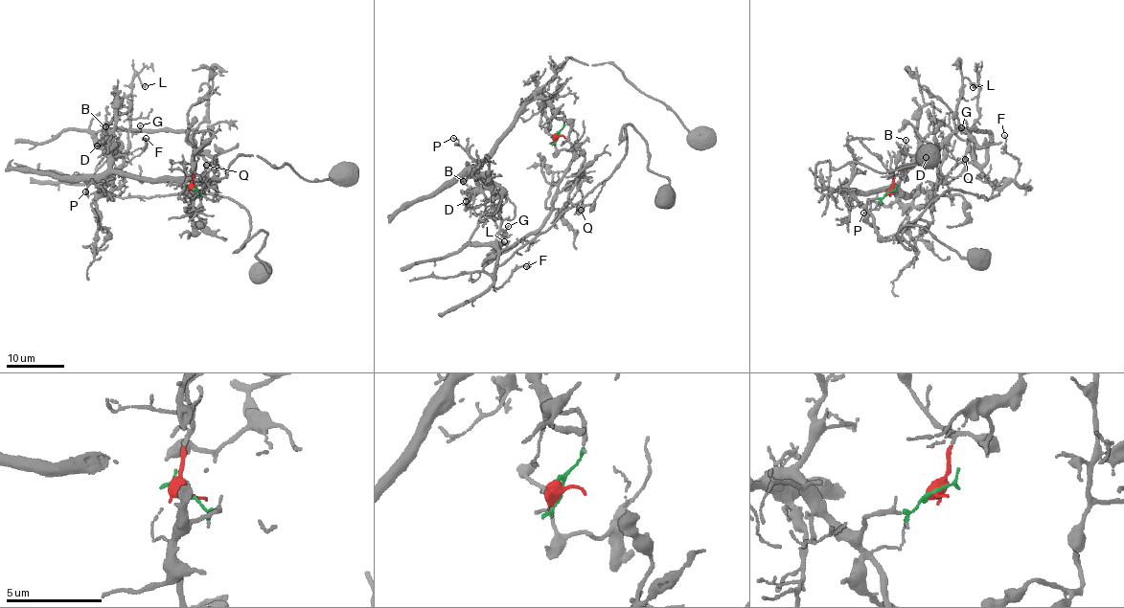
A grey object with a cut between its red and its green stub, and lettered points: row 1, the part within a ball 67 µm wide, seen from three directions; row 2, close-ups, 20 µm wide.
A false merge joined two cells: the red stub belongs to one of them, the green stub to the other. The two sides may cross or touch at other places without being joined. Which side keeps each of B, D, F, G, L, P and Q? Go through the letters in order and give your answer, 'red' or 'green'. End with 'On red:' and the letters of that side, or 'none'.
B: green
D: green
F: red
G: red
L: red
P: green
Q: red
On red: F, G, L, Q

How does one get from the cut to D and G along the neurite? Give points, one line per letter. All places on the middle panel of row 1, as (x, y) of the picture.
D: (558, 136), (564, 117), (537, 95), (525, 105), (492, 157), (477, 169), (474, 191), (467, 201)
G: (558, 136), (556, 148), (572, 149), (573, 157), (549, 216), (485, 262), (508, 226)

